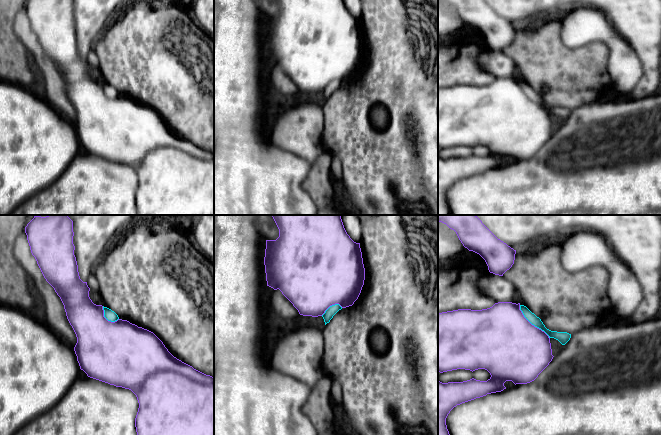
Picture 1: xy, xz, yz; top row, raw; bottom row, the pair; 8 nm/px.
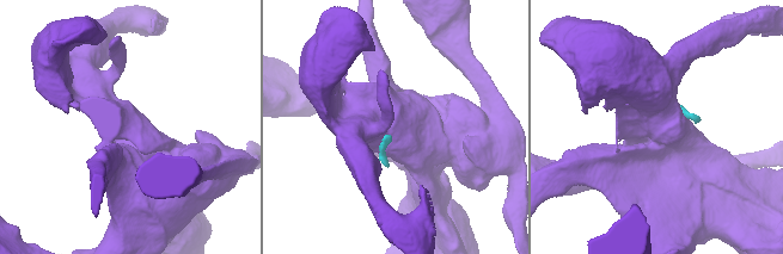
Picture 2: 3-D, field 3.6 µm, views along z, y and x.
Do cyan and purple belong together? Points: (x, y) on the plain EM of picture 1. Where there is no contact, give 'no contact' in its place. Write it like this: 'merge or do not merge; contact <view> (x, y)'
do not merge; contact yz (532, 100)

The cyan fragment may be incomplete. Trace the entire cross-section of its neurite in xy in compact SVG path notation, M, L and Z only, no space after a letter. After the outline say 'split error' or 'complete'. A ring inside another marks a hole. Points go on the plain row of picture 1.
M103 82L103 86L104 86L104 93L108 97L115 98L119 95L118 91L111 85Z; complete

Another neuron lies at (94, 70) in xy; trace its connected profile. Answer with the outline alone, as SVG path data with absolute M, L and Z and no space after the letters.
M97 64L90 65L89 67L89 73L92 76L92 78L96 81L102 81L102 75L101 71Z

